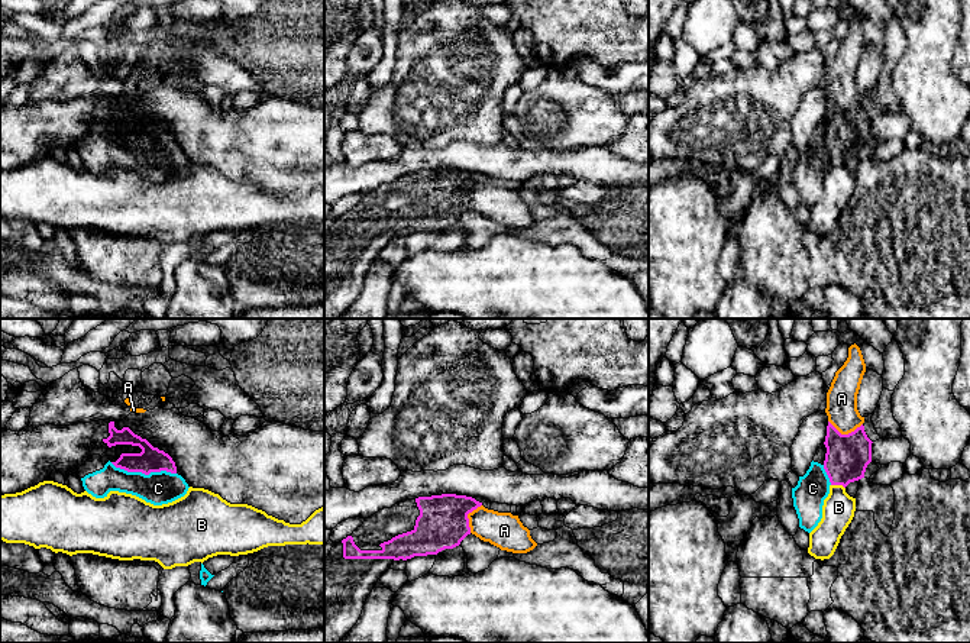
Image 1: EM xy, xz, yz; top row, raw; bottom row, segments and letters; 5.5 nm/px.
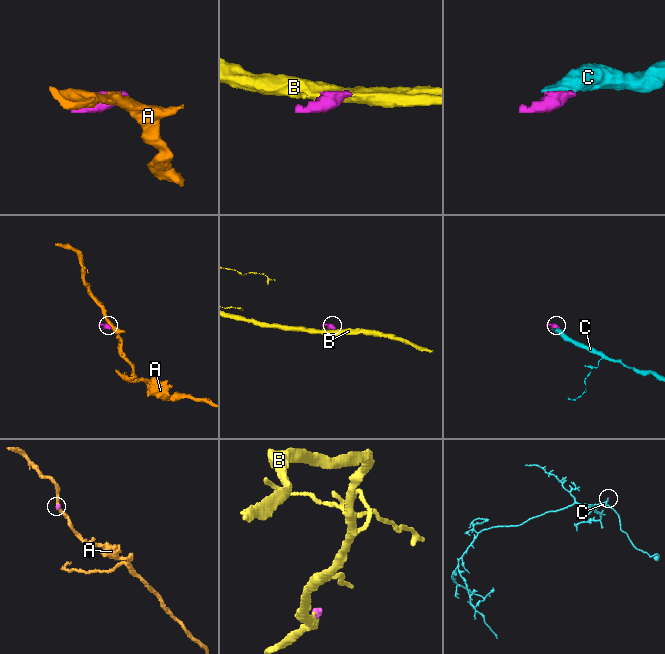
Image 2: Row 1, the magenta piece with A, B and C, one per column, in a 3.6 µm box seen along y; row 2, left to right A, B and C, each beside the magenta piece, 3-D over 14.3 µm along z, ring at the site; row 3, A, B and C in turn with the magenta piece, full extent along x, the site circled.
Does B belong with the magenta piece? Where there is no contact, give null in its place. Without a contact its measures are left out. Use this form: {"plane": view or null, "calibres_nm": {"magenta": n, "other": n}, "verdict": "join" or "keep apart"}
{"plane": "yz", "calibres_nm": {"magenta": 240, "other": 180}, "verdict": "keep apart"}

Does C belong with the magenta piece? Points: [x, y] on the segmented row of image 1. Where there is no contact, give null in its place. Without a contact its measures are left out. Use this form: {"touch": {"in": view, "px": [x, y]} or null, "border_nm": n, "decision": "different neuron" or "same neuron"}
{"touch": {"in": "xy", "px": [144, 472]}, "border_nm": 380, "decision": "same neuron"}

